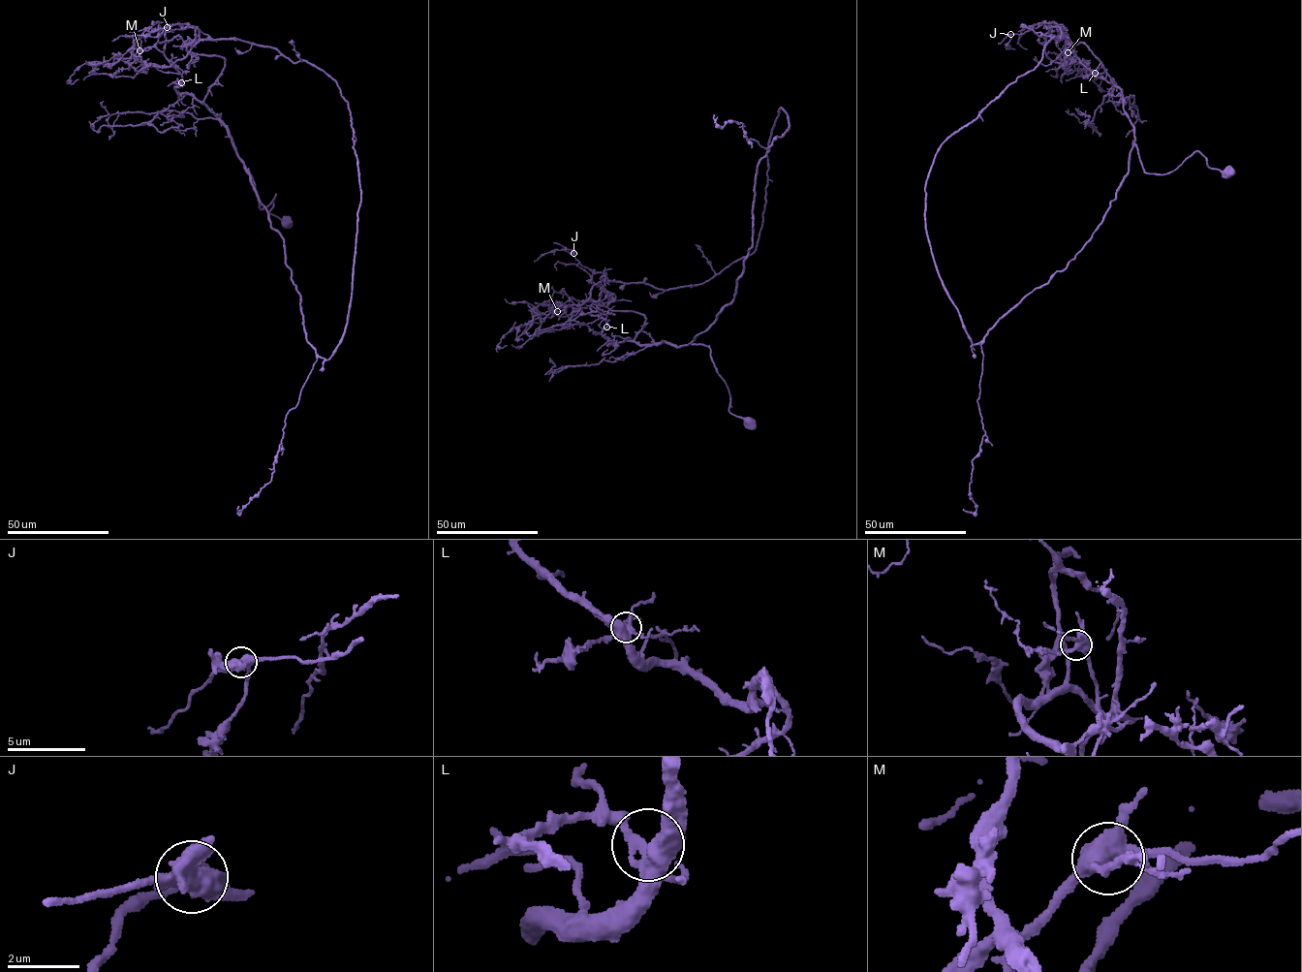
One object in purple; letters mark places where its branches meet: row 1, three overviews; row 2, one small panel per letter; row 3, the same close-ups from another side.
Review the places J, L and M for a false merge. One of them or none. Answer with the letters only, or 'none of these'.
none of these

